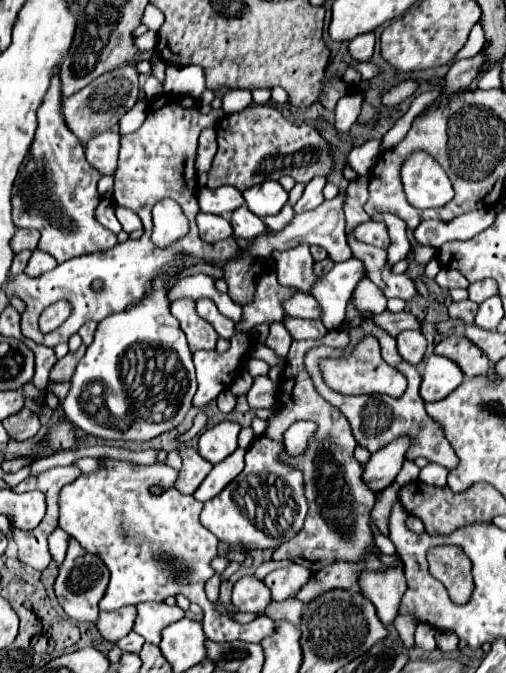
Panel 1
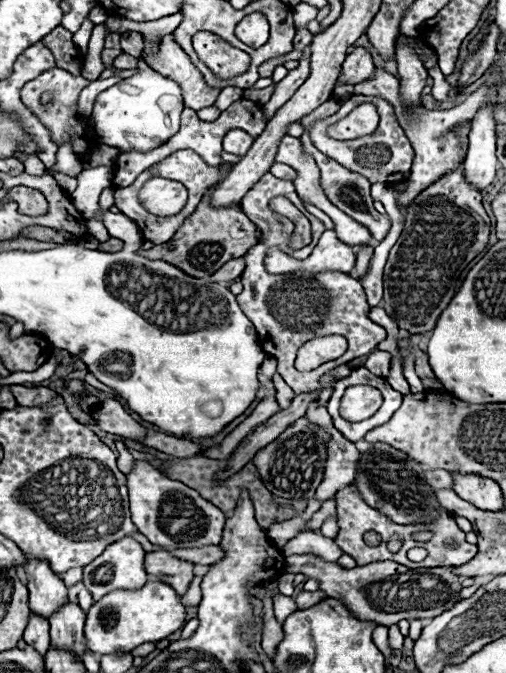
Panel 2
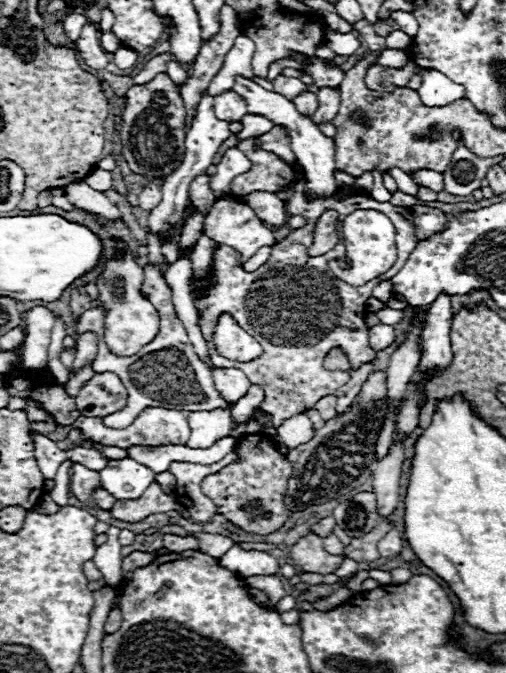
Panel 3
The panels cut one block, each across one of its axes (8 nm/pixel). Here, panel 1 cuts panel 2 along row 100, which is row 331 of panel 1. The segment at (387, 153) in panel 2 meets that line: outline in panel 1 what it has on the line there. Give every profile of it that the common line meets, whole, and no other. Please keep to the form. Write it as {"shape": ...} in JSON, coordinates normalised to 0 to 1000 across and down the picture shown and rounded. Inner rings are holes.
{"shape":[[[688,449],[684,473],[680,473],[680,481],[676,481],[676,484],[680,484],[680,490],[684,490],[688,499],[692,499],[692,510],[680,525],[676,526],[674,519],[646,514],[621,516],[609,520],[609,526],[601,529],[601,544],[605,544],[605,553],[613,556],[613,562],[617,562],[617,568],[621,568],[625,582],[628,582],[640,594],[648,594],[652,600],[660,600],[660,603],[688,621],[688,627],[692,627],[692,633],[696,633],[696,645],[700,645],[708,663],[723,666],[731,675],[743,672],[743,669],[751,669],[751,666],[759,666],[763,660],[771,660],[775,654],[783,654],[783,651],[791,651],[791,648],[806,648],[806,651],[814,651],[814,663],[806,666],[802,681],[818,684],[822,678],[838,678],[838,681],[846,681],[850,686],[862,686],[862,689],[881,692],[885,698],[901,695],[901,675],[893,672],[893,663],[885,660],[885,654],[881,654],[881,648],[877,648],[877,636],[874,636],[862,624],[854,624],[854,621],[846,618],[846,612],[842,612],[842,606],[838,606],[838,594],[834,594],[834,588],[826,585],[826,577],[830,577],[830,556],[826,556],[826,550],[791,532],[791,526],[787,526],[787,520],[783,520],[783,502],[775,502],[767,493],[759,493],[751,484],[743,484],[735,473],[739,473],[735,464],[711,464],[711,461],[704,461],[704,458],[696,455],[696,449]],[[727,493],[735,493],[735,496],[751,505],[755,532],[759,532],[767,541],[775,541],[791,556],[802,559],[806,577],[802,577],[802,582],[798,582],[791,591],[775,591],[775,588],[759,588],[759,585],[715,585],[715,588],[680,588],[680,585],[664,585],[664,582],[656,582],[656,579],[640,571],[640,565],[636,565],[636,559],[632,559],[628,532],[690,529],[700,519],[700,511],[708,511],[708,505],[711,505],[719,496],[727,496]]]}

